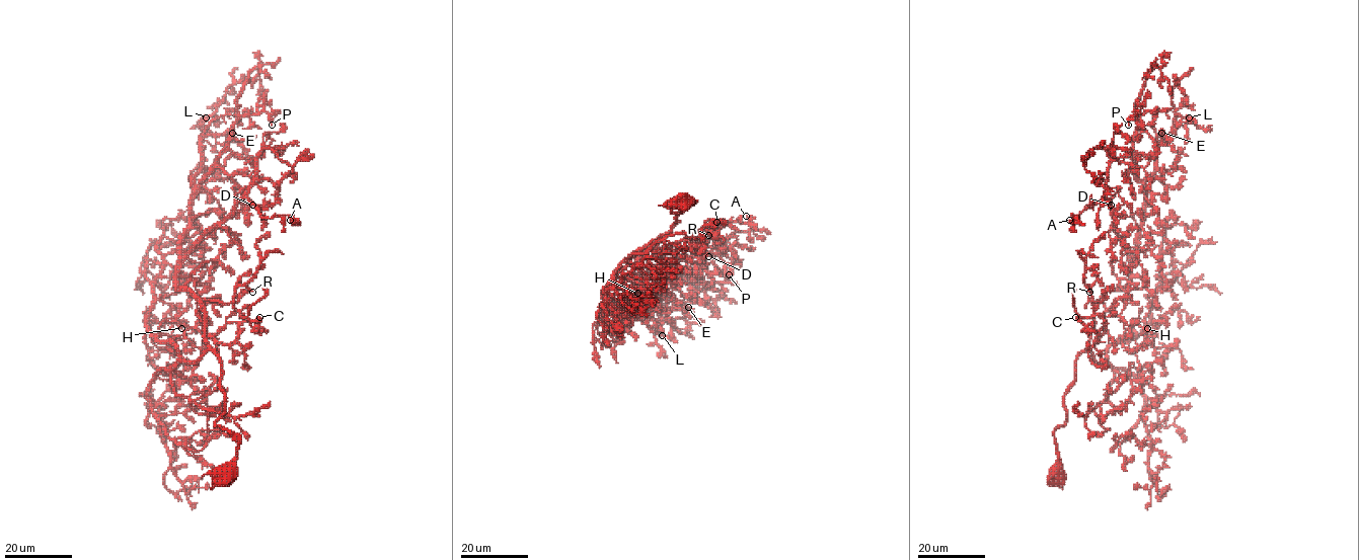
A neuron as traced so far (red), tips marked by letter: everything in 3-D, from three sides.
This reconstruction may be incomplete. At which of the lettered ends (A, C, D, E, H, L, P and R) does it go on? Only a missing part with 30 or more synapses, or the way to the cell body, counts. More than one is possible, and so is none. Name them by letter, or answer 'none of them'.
D, H

